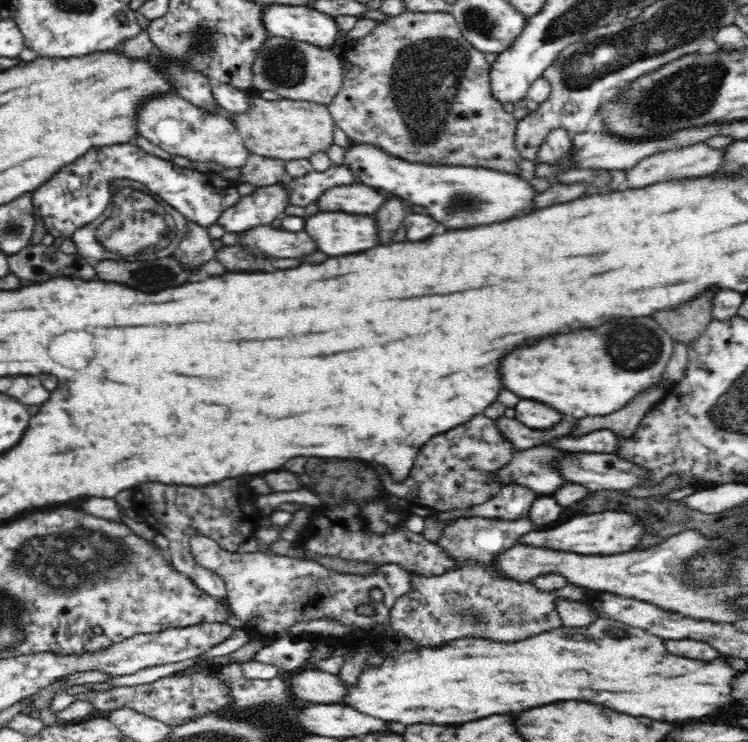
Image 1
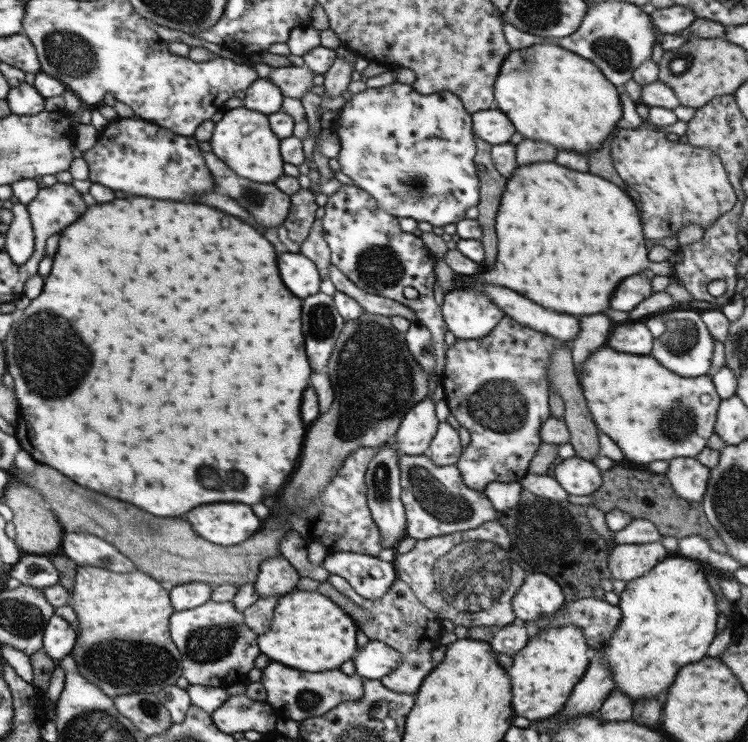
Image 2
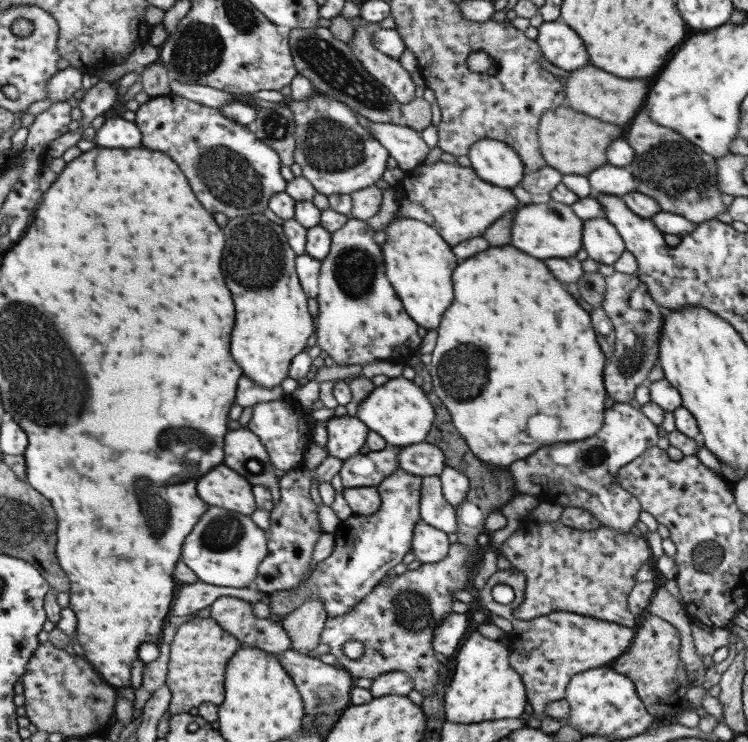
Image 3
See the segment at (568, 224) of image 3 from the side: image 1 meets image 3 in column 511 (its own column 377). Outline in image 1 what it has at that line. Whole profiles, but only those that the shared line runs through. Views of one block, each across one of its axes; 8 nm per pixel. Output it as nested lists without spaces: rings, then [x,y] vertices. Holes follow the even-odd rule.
[[[318,211],[316,214],[304,218],[306,231],[310,238],[317,244],[317,250],[328,256],[344,256],[344,254],[356,254],[362,250],[368,250],[372,246],[378,246],[376,242],[376,222],[372,216],[356,216],[340,211]]]

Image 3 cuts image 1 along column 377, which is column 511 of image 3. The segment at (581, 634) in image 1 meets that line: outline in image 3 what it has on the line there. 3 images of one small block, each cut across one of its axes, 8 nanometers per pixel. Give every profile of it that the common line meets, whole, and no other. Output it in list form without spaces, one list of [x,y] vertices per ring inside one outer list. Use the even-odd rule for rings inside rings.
[[[473,631],[456,652],[456,668],[444,693],[446,720],[474,724],[484,720],[518,718],[524,712],[526,692],[522,676],[510,666],[510,652],[500,640]]]

